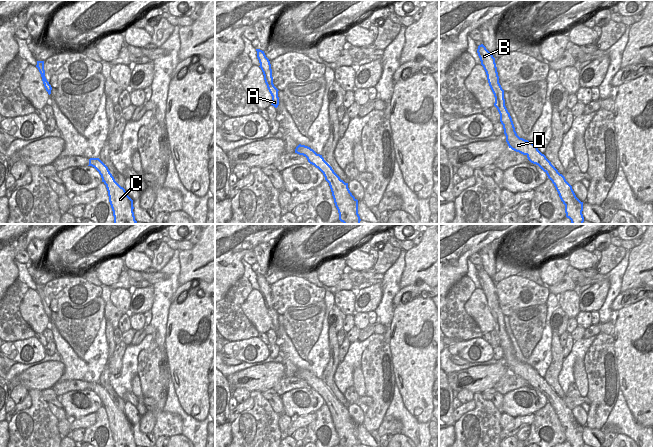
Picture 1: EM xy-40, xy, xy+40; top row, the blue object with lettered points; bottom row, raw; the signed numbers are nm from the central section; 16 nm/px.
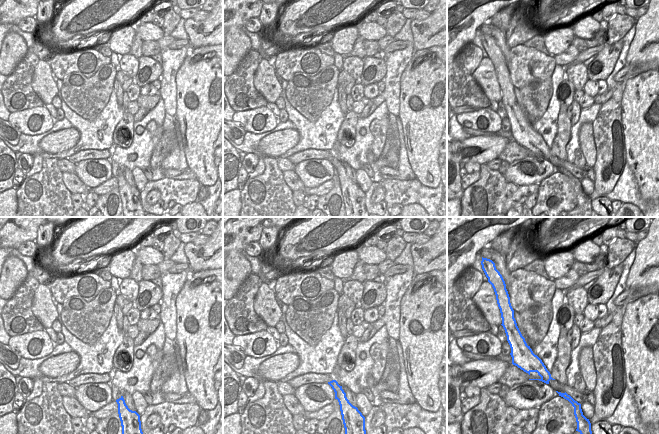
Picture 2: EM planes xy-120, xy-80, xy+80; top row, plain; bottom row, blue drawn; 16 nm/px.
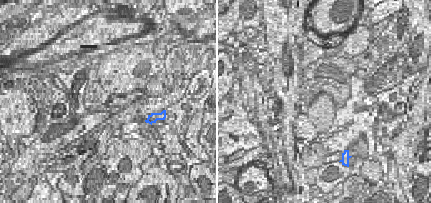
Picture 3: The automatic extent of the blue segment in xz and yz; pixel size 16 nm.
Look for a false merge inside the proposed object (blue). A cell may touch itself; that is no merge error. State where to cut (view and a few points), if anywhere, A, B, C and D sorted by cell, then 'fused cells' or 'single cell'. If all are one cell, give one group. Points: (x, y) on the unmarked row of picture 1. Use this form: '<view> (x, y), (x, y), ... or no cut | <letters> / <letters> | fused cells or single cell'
no cut | A B C D | single cell

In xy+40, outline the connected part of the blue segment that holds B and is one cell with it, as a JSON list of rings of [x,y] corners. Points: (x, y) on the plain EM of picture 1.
[[[483,268],[478,270],[477,277],[481,289],[486,296],[489,310],[494,318],[494,330],[500,338],[500,346],[503,349],[509,372],[526,379],[531,387],[538,389],[547,398],[548,402],[554,408],[561,425],[565,429],[566,441],[571,444],[572,448],[583,448],[583,426],[576,421],[572,410],[532,366],[520,362],[517,359],[510,337],[505,330],[504,314],[499,307],[495,282]]]

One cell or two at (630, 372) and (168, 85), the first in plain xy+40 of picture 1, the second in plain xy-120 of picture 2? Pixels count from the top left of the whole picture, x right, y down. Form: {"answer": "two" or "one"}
{"answer": "two"}

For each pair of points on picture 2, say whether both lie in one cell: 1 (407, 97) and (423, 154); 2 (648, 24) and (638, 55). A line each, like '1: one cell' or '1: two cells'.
1: one cell
2: one cell

